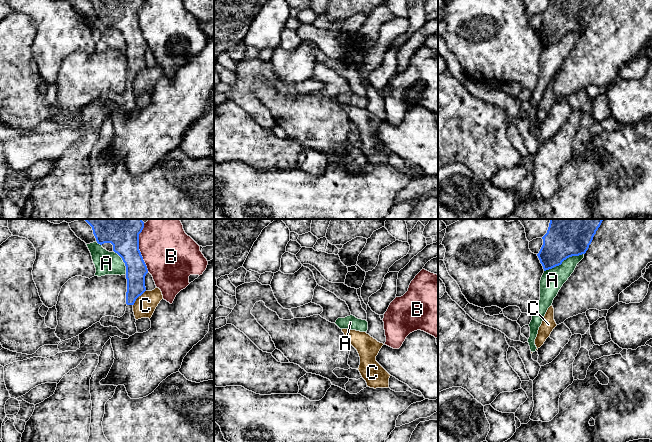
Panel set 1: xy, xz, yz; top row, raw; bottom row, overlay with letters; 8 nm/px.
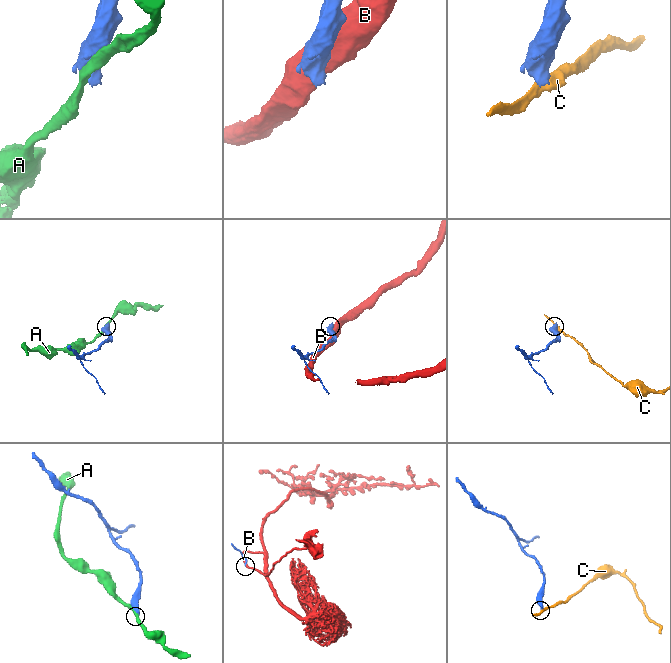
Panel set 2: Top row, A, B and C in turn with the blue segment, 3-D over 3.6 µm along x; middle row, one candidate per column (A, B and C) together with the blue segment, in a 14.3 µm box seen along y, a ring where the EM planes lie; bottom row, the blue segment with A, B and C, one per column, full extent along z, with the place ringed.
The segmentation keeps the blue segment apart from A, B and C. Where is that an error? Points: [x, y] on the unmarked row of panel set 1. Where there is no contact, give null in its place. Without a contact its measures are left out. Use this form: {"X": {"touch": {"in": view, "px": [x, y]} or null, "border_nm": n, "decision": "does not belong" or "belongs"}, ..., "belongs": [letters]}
{"A": {"touch": {"in": "yz", "px": [563, 36]}, "border_nm": 360, "decision": "does not belong"}, "B": {"touch": {"in": "xy", "px": [138, 24]}, "border_nm": 380, "decision": "does not belong"}, "C": {"touch": {"in": "xy", "px": [137, 73]}, "border_nm": 160, "decision": "does not belong"}, "belongs": []}

